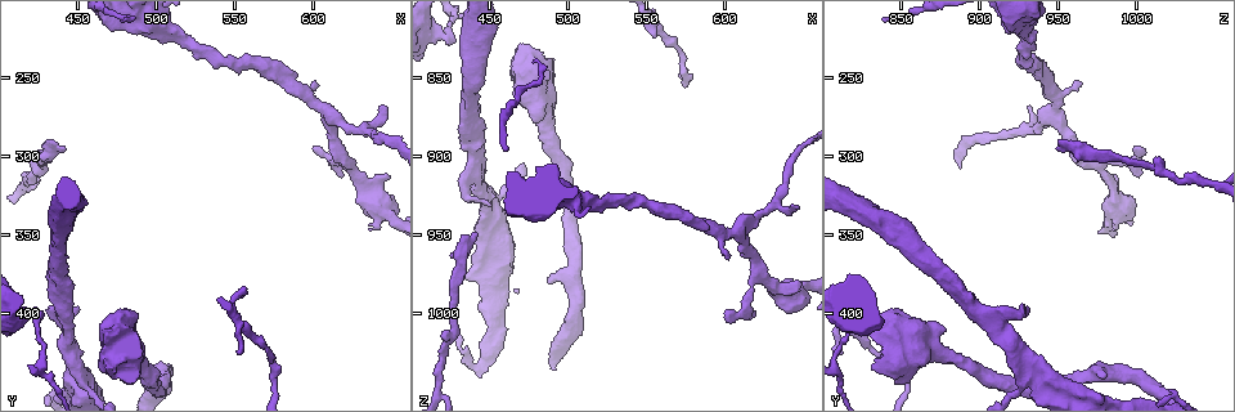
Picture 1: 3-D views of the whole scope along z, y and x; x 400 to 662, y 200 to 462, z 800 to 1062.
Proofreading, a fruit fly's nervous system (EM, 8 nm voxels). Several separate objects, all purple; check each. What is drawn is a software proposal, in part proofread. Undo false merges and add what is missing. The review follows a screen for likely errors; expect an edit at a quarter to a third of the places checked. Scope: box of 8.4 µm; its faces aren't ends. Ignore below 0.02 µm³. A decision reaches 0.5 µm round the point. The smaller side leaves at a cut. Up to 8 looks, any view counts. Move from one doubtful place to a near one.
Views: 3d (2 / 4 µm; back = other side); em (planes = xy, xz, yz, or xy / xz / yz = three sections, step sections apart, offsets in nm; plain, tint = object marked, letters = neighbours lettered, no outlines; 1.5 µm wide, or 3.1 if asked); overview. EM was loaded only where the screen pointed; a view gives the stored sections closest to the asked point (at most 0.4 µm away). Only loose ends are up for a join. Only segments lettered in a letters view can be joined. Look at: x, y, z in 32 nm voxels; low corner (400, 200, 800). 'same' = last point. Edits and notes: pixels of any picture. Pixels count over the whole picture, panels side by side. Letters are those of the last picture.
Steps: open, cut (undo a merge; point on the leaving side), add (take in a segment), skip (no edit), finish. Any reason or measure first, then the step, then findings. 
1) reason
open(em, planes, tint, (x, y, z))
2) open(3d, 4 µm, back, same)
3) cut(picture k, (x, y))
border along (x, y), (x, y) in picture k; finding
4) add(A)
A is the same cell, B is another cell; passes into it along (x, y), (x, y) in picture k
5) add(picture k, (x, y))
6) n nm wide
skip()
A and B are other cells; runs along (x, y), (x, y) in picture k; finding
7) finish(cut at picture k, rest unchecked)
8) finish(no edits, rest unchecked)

thin end
open(em, planes, plain, (646, 268, 932))

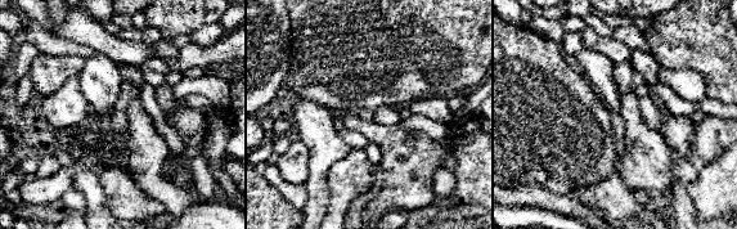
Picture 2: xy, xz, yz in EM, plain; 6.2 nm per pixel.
see the neighbours
open(em, planes, letters, same)

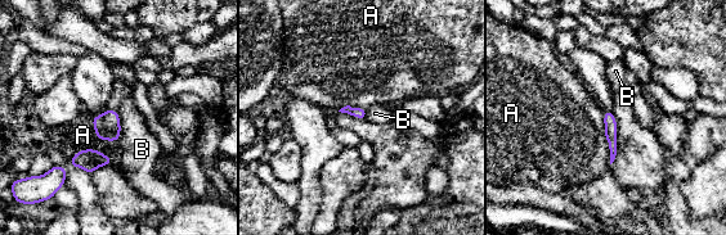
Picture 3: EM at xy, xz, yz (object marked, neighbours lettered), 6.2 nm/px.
skip()
A and B are other cells; border along (116, 111), (120, 118), (120, 139) in picture 3; no lettered segment goes on from it

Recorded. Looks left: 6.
an open end
open(3d, 2 µm, (554, 386, 822))

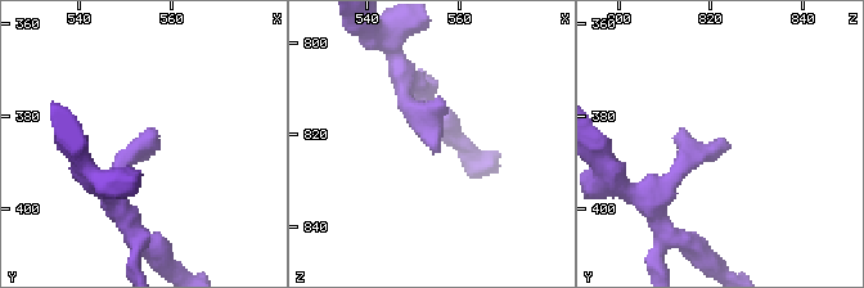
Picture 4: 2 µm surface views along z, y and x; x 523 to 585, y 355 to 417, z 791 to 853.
open(em, xy, step 8, tint, (555, 385, 822))

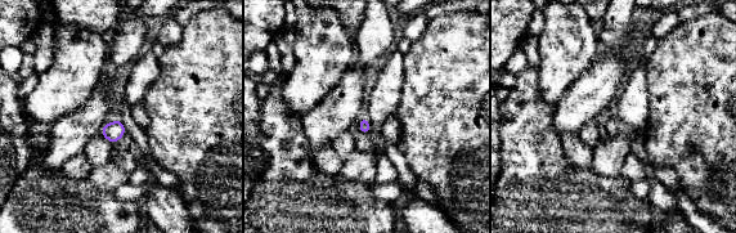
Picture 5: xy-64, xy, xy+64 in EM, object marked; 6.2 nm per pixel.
open(em, yz, step 4, letters, same)

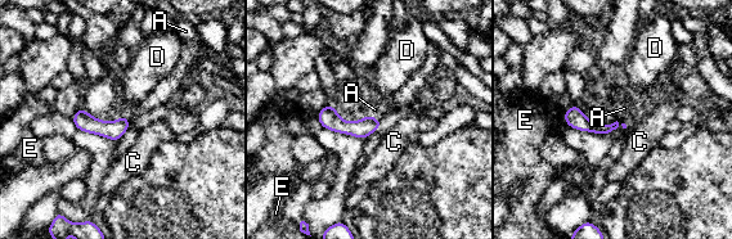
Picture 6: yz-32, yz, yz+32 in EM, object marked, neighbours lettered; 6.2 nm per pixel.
70 nm wide
skip()
A, C, D and E are other cells; no lettered segment goes on from it

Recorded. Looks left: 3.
sudden change in width
open(em, yz, step 8, tint, (454, 438, 932))

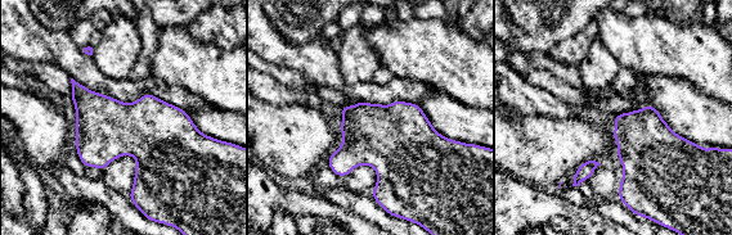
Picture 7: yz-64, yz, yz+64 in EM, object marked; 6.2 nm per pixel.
open(em, planes, letters, same)

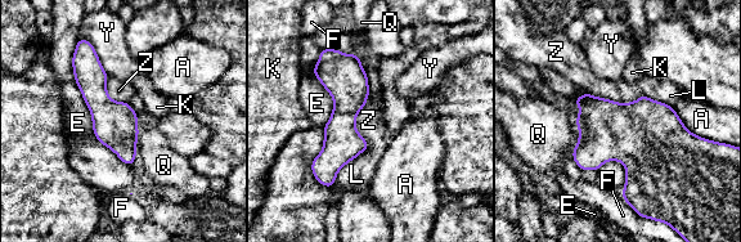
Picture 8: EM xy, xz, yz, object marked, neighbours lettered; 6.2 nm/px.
E touches over 550 nm
skip()
A, E, F, K, L, Q, Y and Z are other cells; one cell here

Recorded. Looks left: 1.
finish(no edits, rest unchecked)

